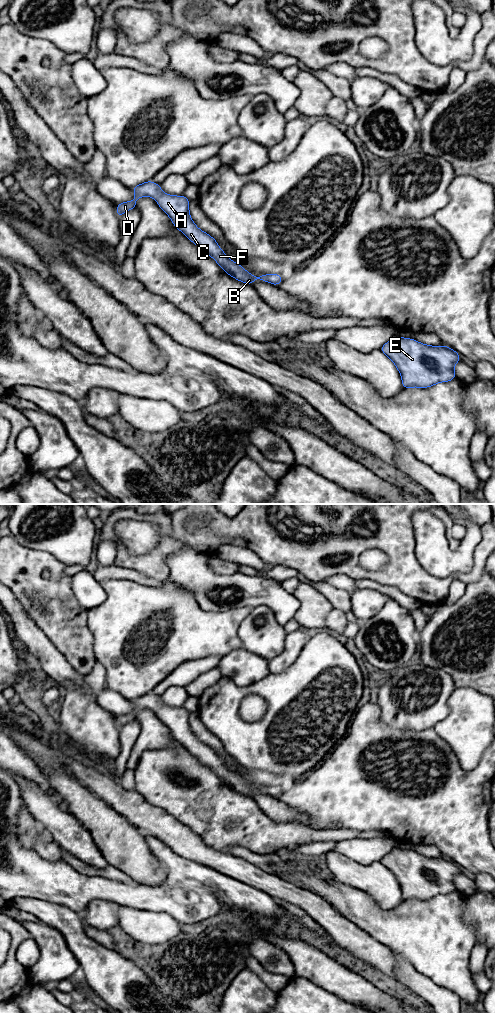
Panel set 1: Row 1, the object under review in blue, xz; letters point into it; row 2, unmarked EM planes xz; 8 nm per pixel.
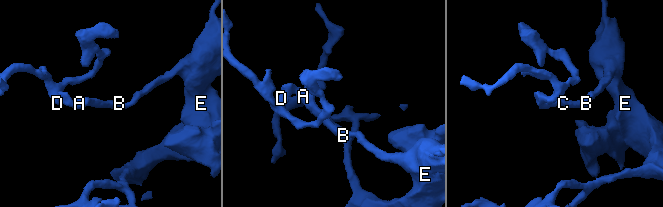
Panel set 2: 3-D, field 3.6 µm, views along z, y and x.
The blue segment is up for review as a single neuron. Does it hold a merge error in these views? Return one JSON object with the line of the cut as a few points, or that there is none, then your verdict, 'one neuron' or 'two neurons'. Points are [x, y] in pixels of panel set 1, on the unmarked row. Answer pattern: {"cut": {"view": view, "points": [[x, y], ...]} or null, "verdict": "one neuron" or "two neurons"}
{"cut": null, "verdict": "one neuron"}

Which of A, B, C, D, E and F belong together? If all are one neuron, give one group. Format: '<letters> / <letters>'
A B C D E F

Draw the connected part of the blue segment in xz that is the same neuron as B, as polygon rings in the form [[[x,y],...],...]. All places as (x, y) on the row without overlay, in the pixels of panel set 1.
[[[146,693],[132,700],[135,710],[129,714],[119,715],[116,719],[117,729],[125,724],[137,720],[136,714],[140,709],[149,708],[156,712],[159,719],[170,729],[173,737],[179,741],[191,754],[211,768],[218,777],[231,789],[248,797],[254,792],[266,793],[278,798],[284,791],[280,786],[264,786],[254,788],[248,785],[241,777],[235,775],[219,759],[216,752],[209,746],[197,740],[189,725],[190,712],[183,707],[173,708],[164,706],[160,696]]]

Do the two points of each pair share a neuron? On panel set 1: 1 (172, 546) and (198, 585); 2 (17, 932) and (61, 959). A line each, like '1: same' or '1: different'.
1: different
2: different

